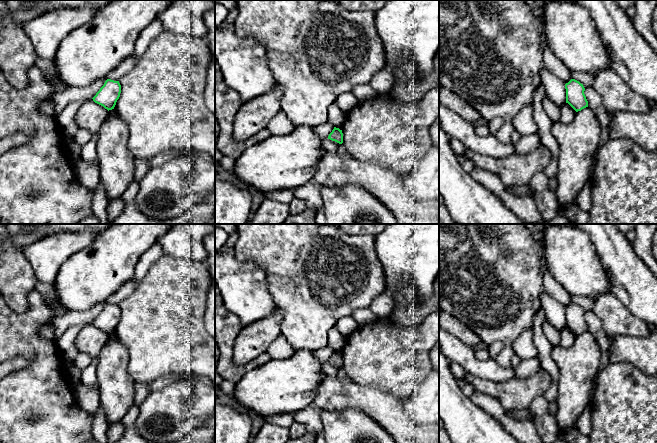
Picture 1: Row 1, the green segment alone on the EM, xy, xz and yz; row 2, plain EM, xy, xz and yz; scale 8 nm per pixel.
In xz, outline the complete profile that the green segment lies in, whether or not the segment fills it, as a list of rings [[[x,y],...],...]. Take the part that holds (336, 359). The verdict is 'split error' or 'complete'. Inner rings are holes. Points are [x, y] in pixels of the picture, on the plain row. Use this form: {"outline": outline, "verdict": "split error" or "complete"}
{"outline": [[[334,351],[334,353],[332,354],[332,356],[329,358],[328,363],[335,365],[339,368],[343,367],[343,357],[342,354],[340,354],[339,352]]], "verdict": "complete"}

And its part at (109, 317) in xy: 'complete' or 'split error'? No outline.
complete

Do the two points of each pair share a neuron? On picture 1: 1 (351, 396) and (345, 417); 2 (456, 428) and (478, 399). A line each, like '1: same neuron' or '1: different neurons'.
1: different neurons
2: different neurons

